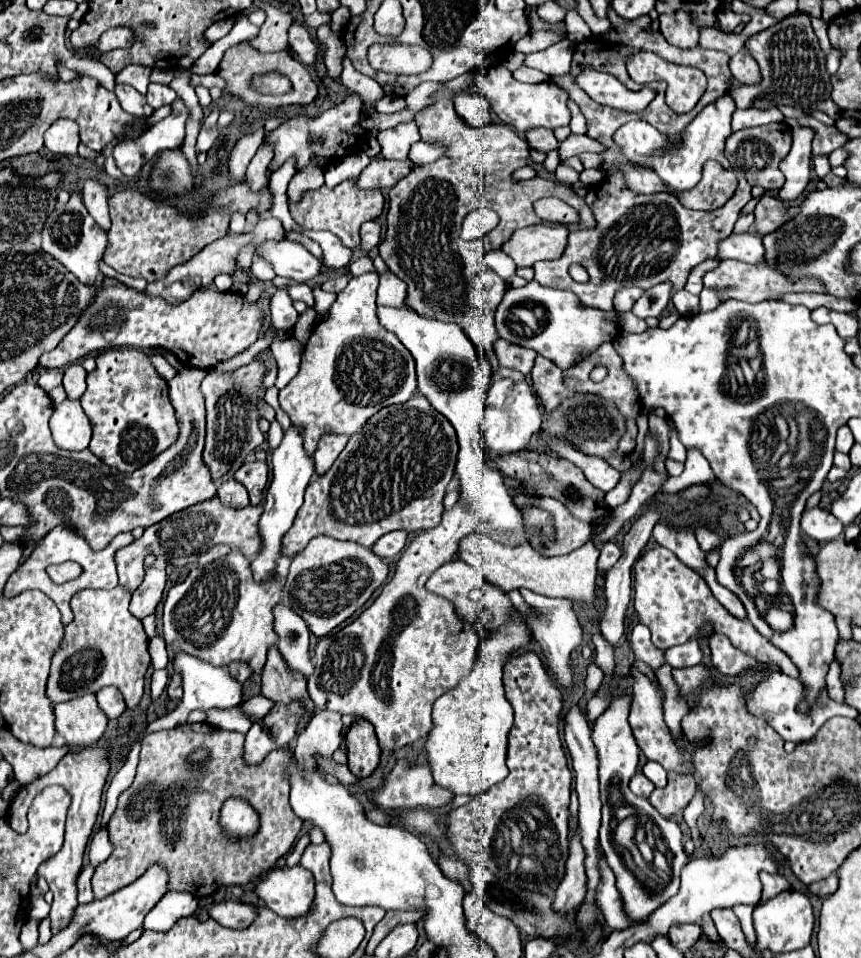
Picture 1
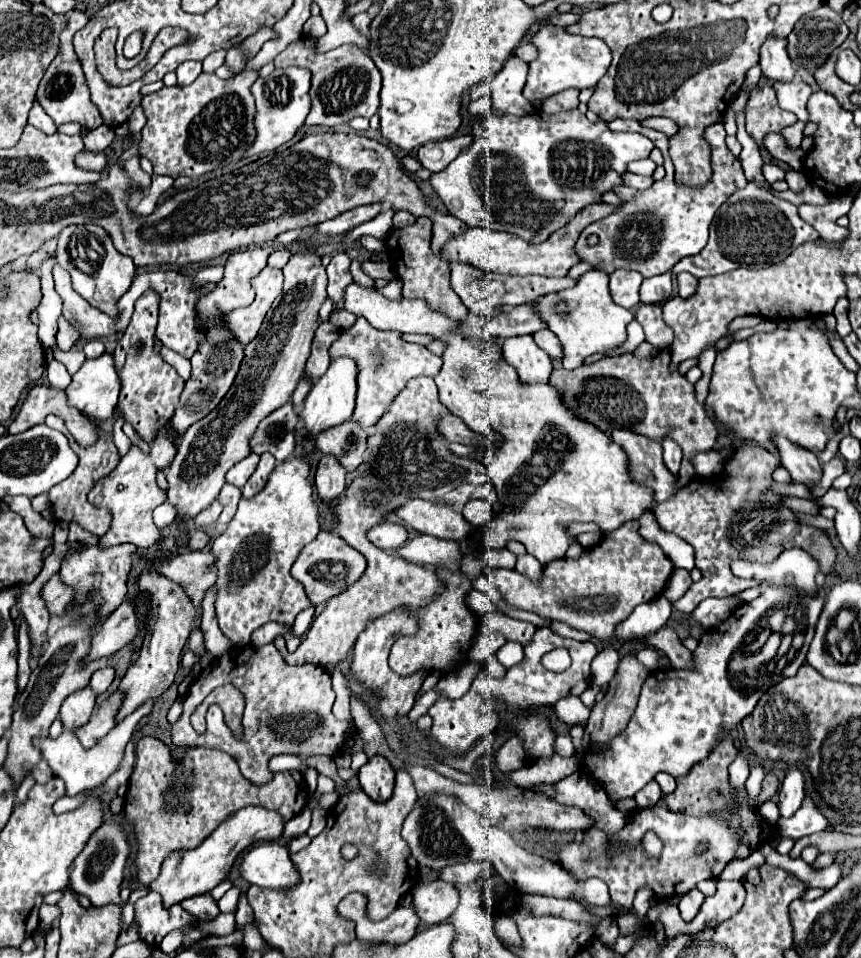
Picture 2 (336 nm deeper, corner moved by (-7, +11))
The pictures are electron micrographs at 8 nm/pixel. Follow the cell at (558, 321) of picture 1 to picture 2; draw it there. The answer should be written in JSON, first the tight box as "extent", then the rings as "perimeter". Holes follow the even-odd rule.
{"extent":[533,270,635,370],"perimeter":[[[589,270],[577,278],[573,288],[561,292],[551,292],[549,296],[539,296],[533,304],[537,316],[547,324],[547,328],[559,338],[563,346],[563,368],[573,370],[585,362],[591,354],[605,354],[617,350],[627,340],[627,324],[635,318],[627,308],[617,306],[609,294],[609,276],[603,270]],[[565,300],[569,304],[567,314],[557,314],[555,304]]]}

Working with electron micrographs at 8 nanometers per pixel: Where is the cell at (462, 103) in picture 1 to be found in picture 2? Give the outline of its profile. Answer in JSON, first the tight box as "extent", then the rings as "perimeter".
{"extent":[417,136,473,172],"perimeter":[[[451,136],[451,138],[427,142],[427,144],[423,144],[423,146],[419,148],[417,156],[419,156],[419,162],[421,162],[427,170],[439,172],[439,170],[443,170],[451,160],[455,160],[471,142],[473,142],[471,136]]]}

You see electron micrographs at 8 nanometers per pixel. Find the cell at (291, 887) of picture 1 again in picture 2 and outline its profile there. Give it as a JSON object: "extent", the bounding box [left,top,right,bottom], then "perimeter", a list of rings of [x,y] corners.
{"extent":[239,842,299,890],"perimeter":[[[265,842],[251,848],[239,868],[241,876],[255,886],[271,890],[291,890],[299,884],[299,872],[293,864],[287,846]]]}

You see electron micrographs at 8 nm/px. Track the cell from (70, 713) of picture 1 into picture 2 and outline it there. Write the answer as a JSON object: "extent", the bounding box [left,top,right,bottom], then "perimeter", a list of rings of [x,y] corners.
{"extent":[59,686,97,730],"perimeter":[[[85,686],[85,688],[73,692],[71,696],[67,696],[63,700],[61,712],[59,712],[59,718],[61,718],[63,726],[69,728],[69,730],[75,730],[75,728],[83,726],[93,714],[95,698],[97,698],[97,694],[89,686]]]}

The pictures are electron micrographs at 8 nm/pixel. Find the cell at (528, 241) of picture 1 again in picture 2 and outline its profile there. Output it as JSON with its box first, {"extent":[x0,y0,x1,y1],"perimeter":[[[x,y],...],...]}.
{"extent":[443,202,613,276],"perimeter":[[[601,202],[589,204],[589,208],[585,208],[585,210],[581,208],[581,212],[577,212],[577,216],[573,216],[573,220],[569,220],[569,224],[565,224],[565,228],[559,228],[557,232],[553,232],[553,236],[549,236],[549,240],[545,240],[541,244],[529,244],[509,232],[495,232],[489,228],[469,228],[465,234],[459,234],[457,238],[453,238],[445,244],[443,256],[447,260],[467,262],[471,266],[477,266],[477,268],[481,268],[485,272],[493,272],[493,274],[565,276],[567,270],[579,262],[573,246],[575,246],[581,230],[585,226],[589,226],[591,222],[605,218],[611,210],[613,210],[613,206],[609,206],[609,204],[601,204]]]}

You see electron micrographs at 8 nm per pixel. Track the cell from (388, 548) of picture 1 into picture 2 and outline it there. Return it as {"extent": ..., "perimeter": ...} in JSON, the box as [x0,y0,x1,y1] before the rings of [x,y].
{"extent":[367,522,407,550],"perimeter":[[[383,522],[371,528],[367,536],[377,548],[383,550],[397,550],[407,542],[407,530],[401,524],[393,524],[393,522]]]}

